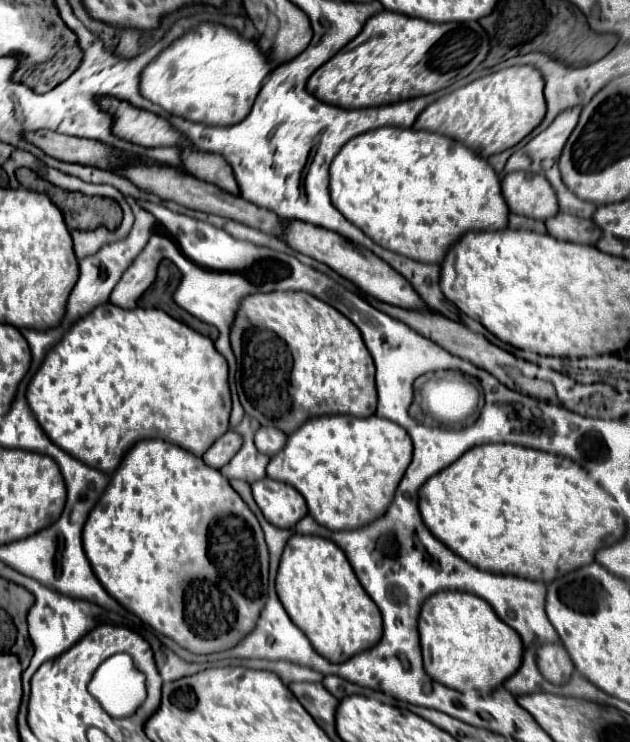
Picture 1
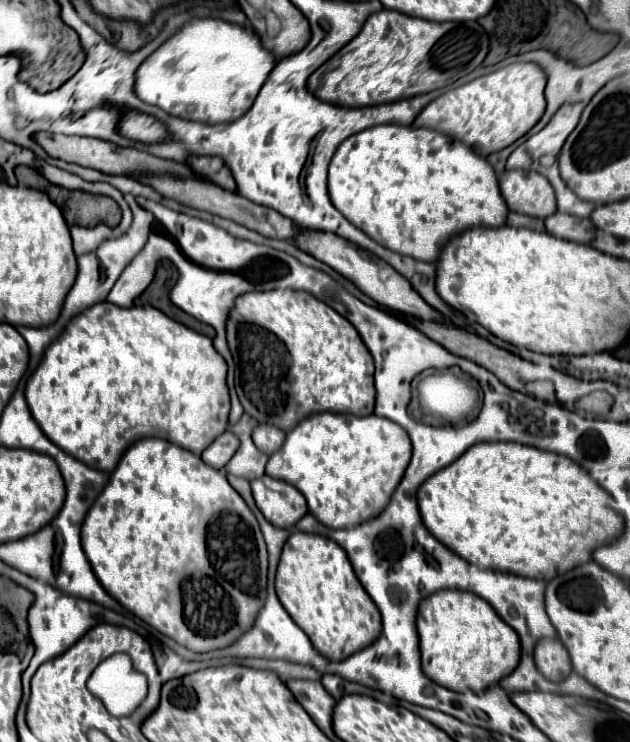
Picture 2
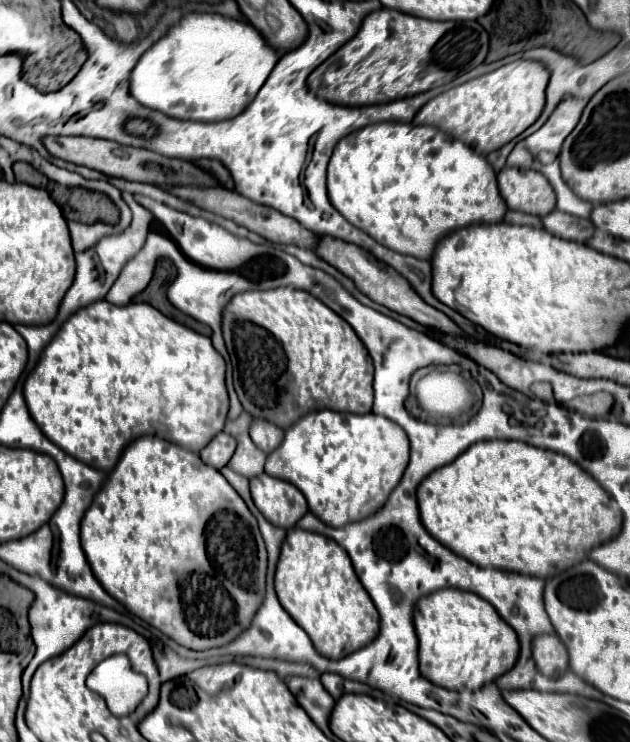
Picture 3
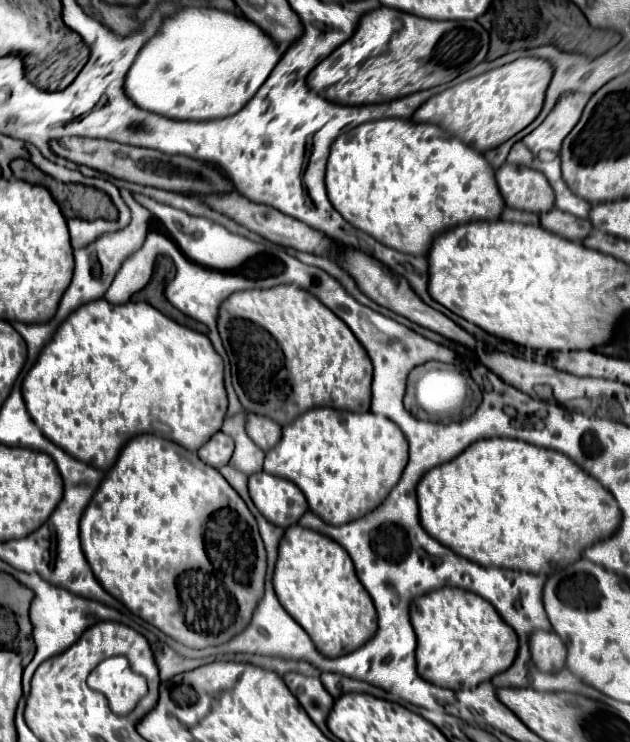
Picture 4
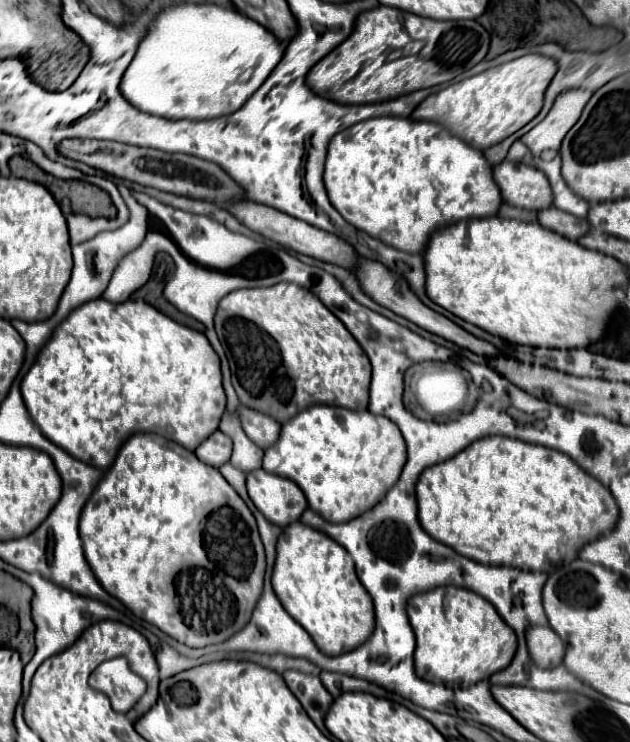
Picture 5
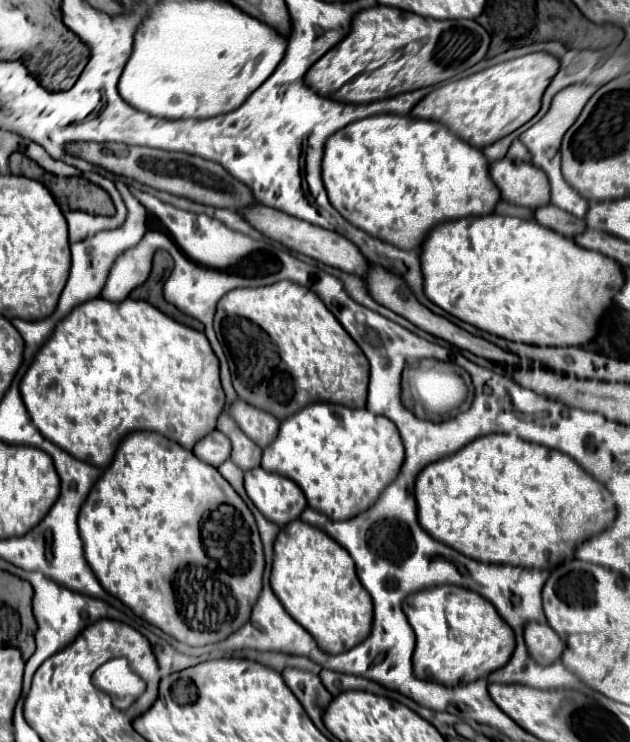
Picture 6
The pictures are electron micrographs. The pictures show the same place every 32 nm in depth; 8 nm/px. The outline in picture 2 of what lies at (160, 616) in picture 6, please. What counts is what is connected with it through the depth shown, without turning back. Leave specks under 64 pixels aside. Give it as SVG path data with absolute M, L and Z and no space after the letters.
M142 438L126 450L84 520L82 548L96 578L112 598L192 652L232 646L252 628L266 600L268 552L256 516L220 470L204 464L200 456L160 438Z

